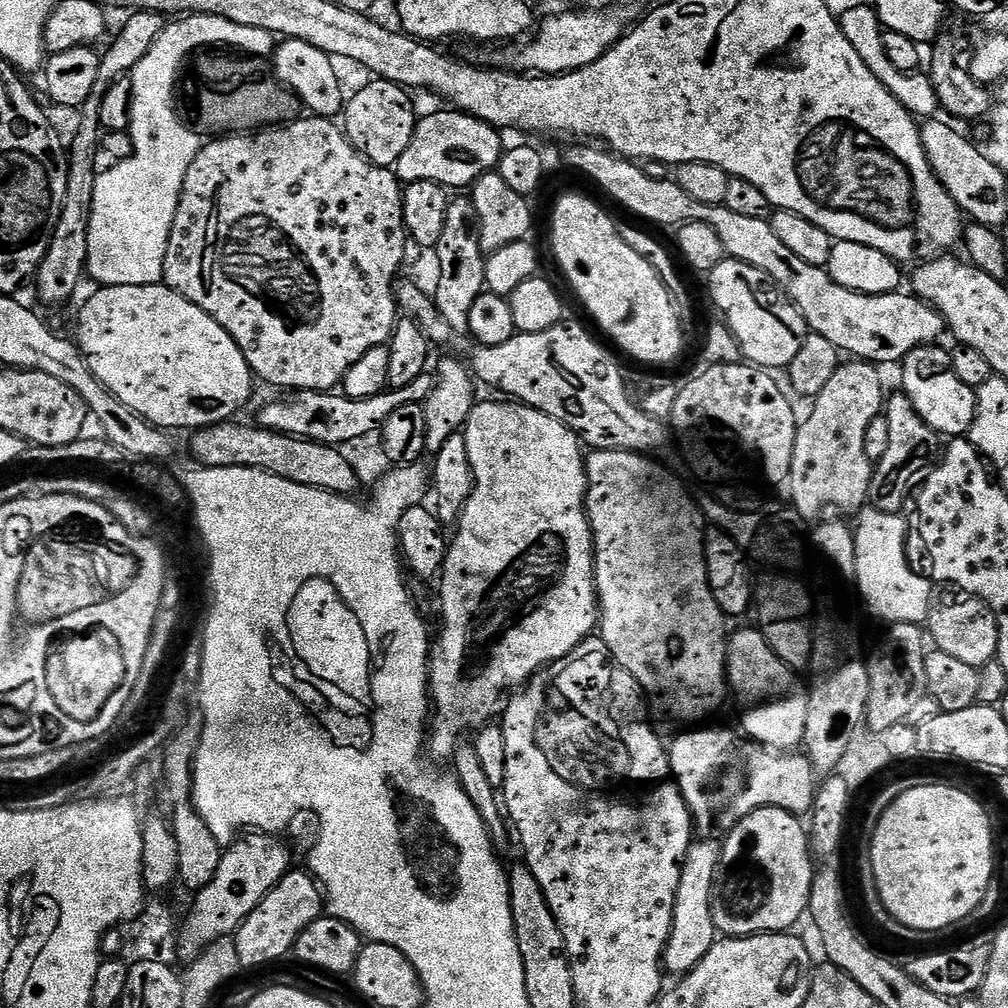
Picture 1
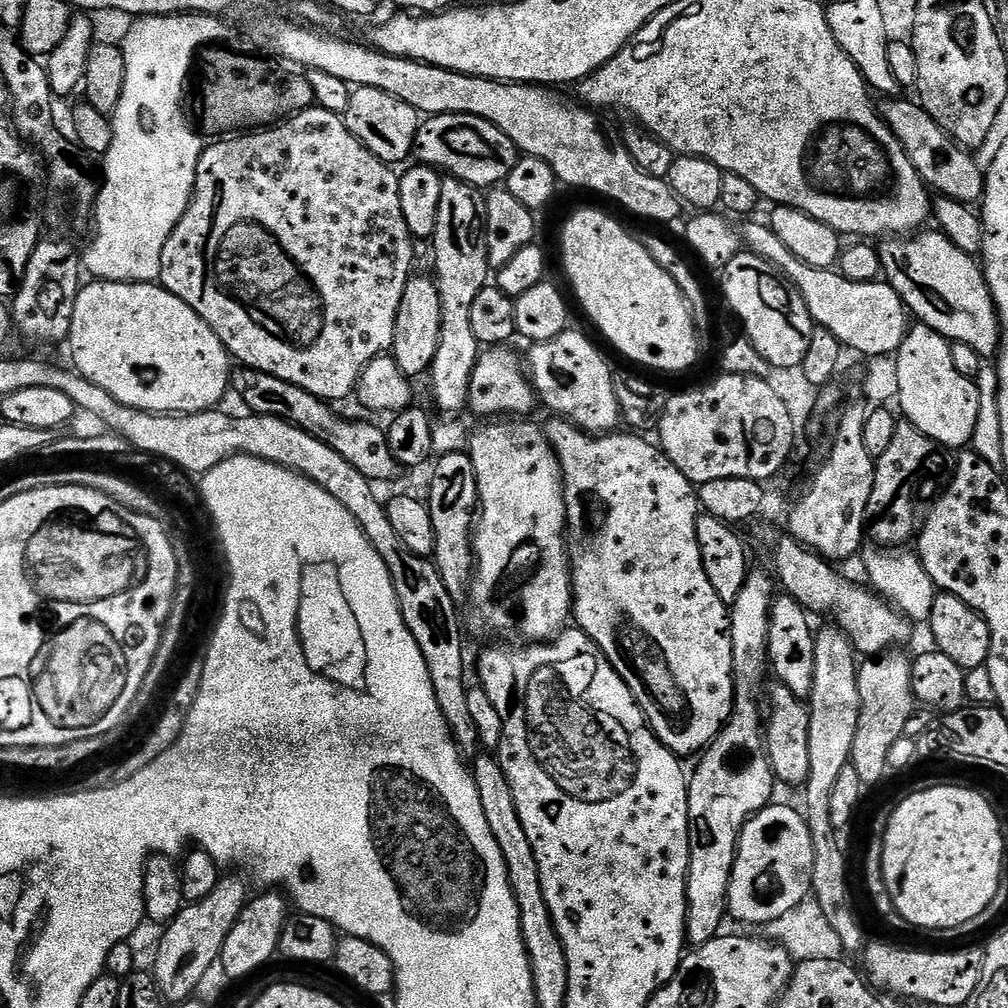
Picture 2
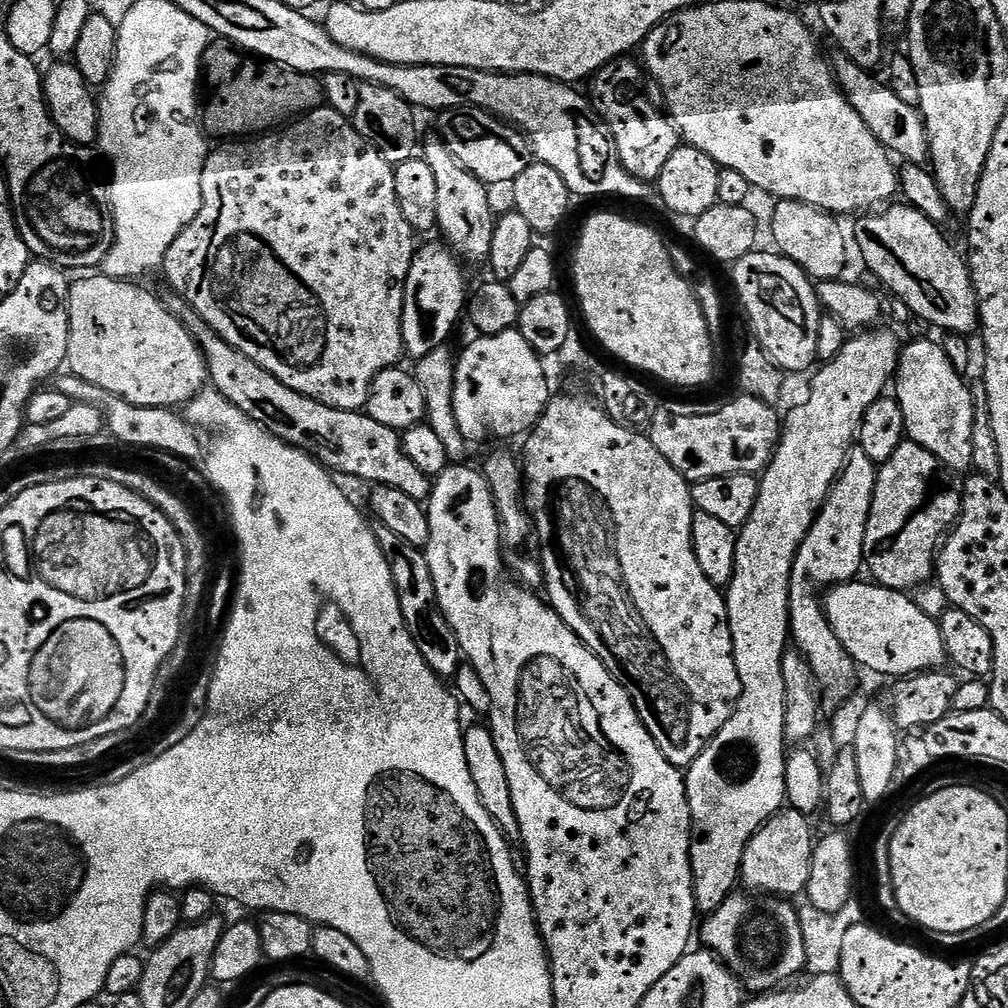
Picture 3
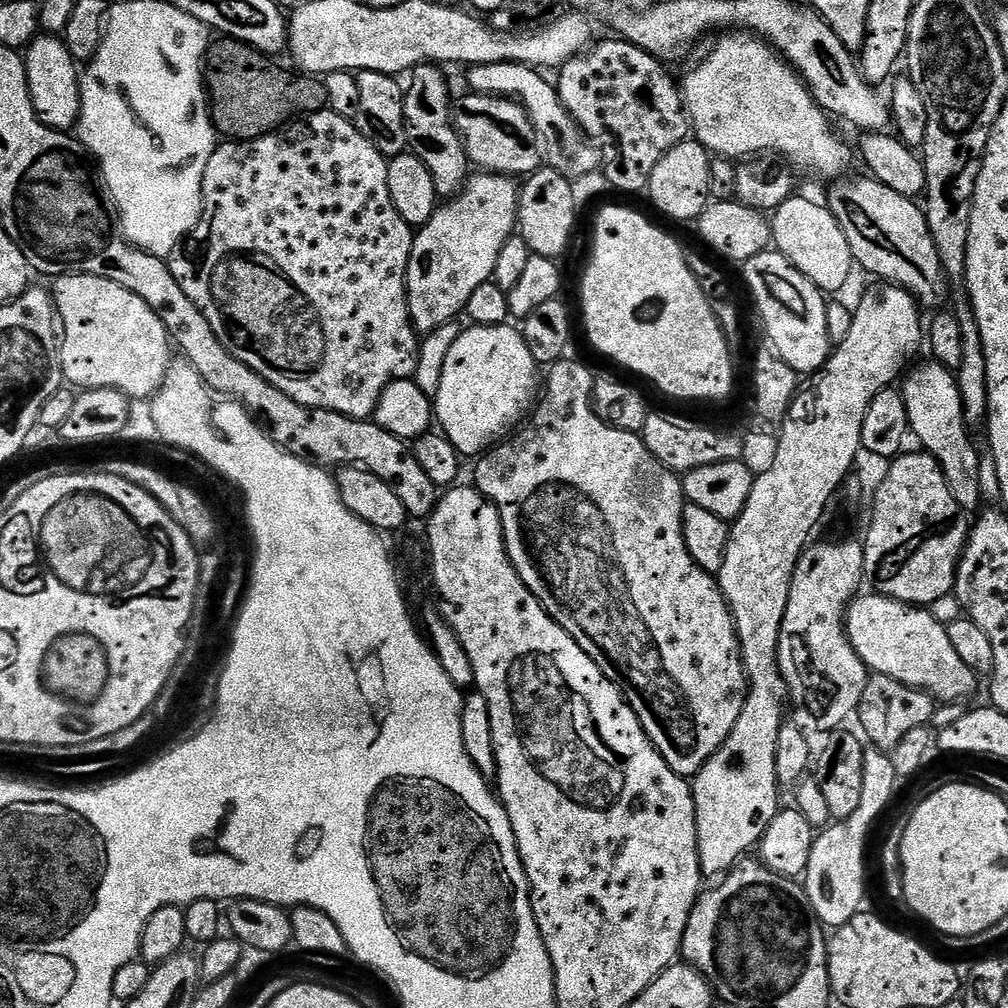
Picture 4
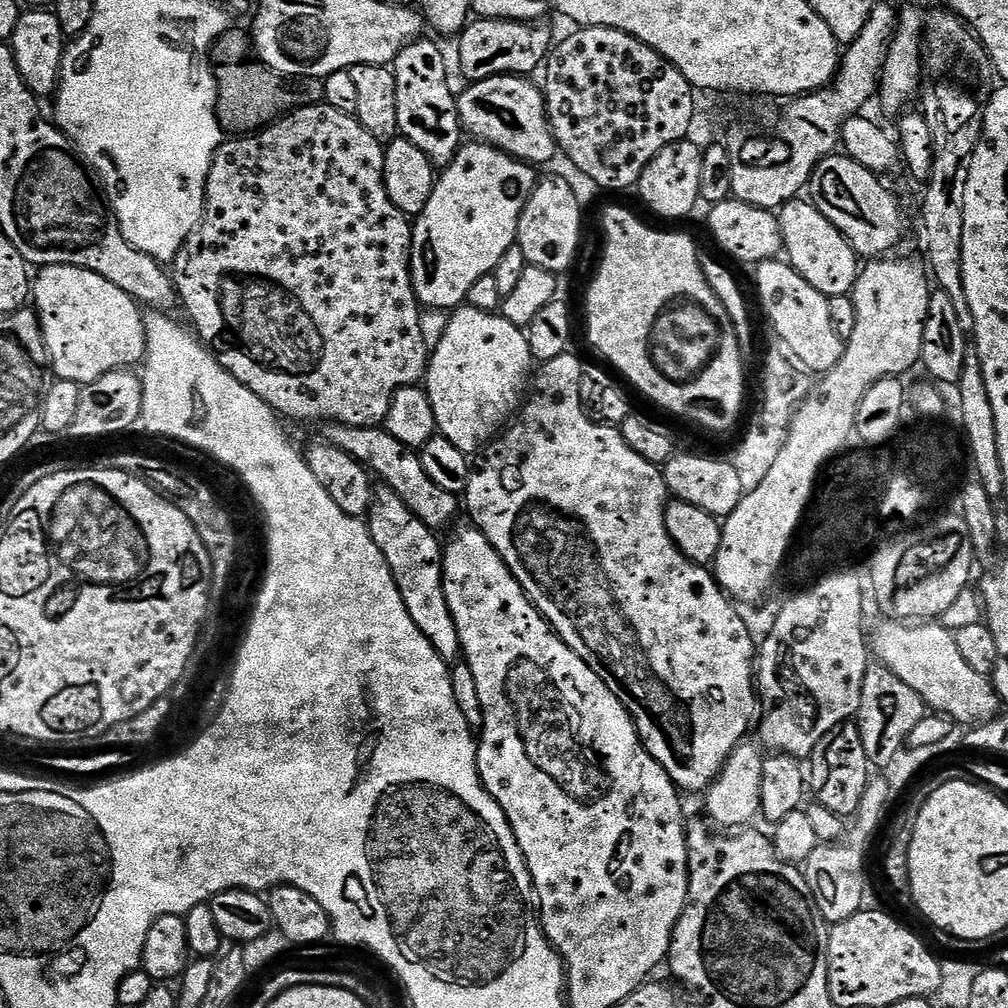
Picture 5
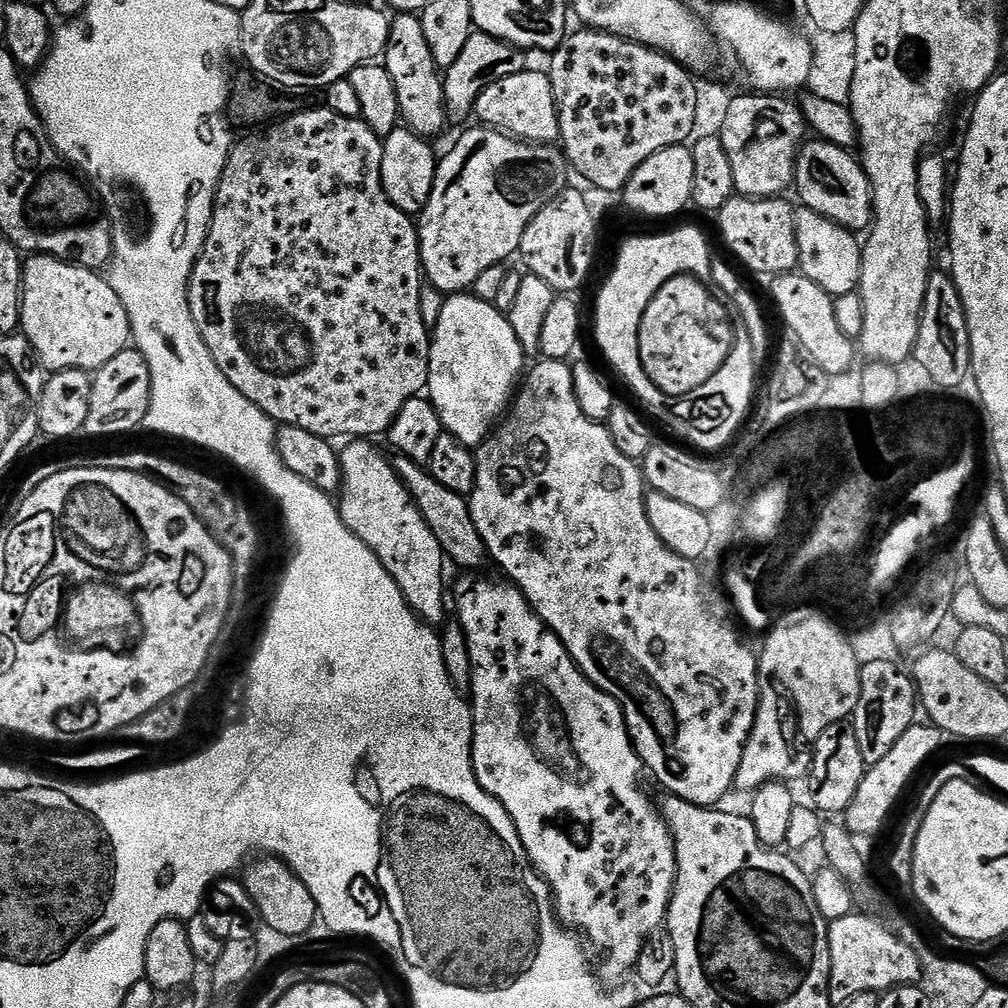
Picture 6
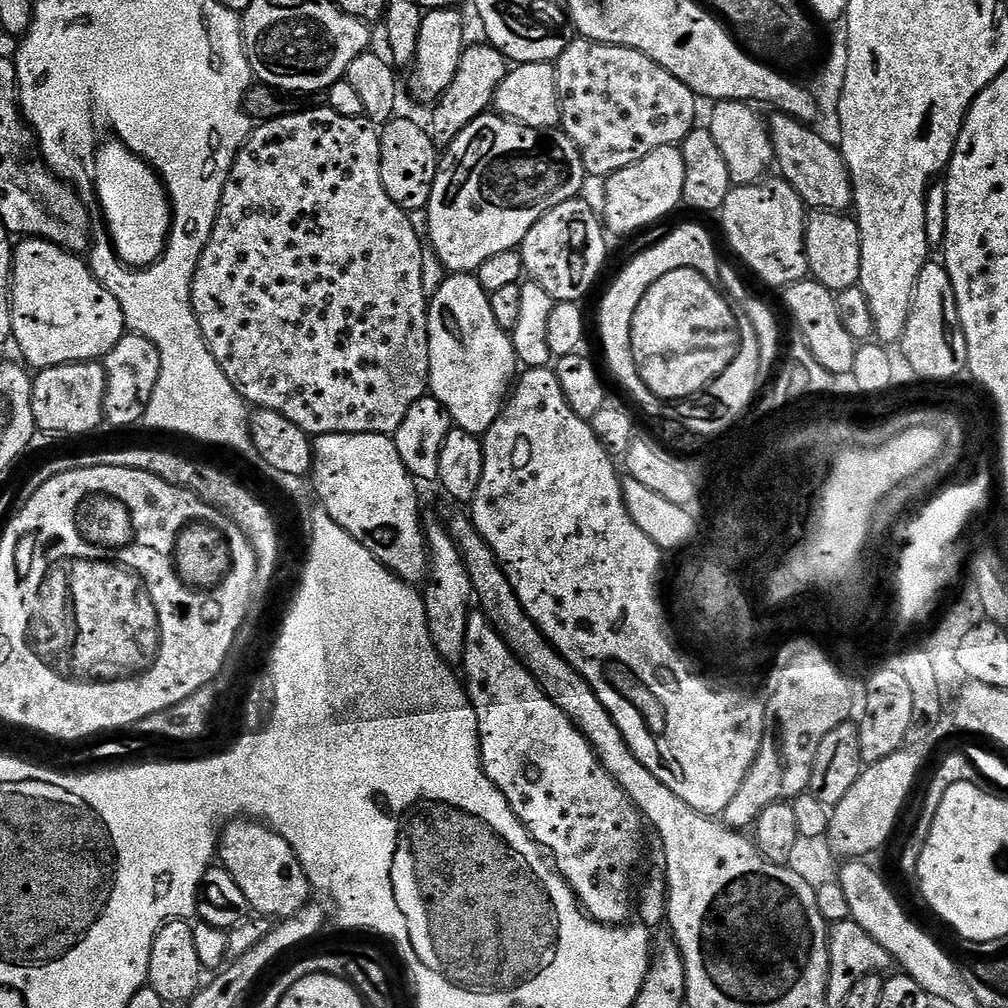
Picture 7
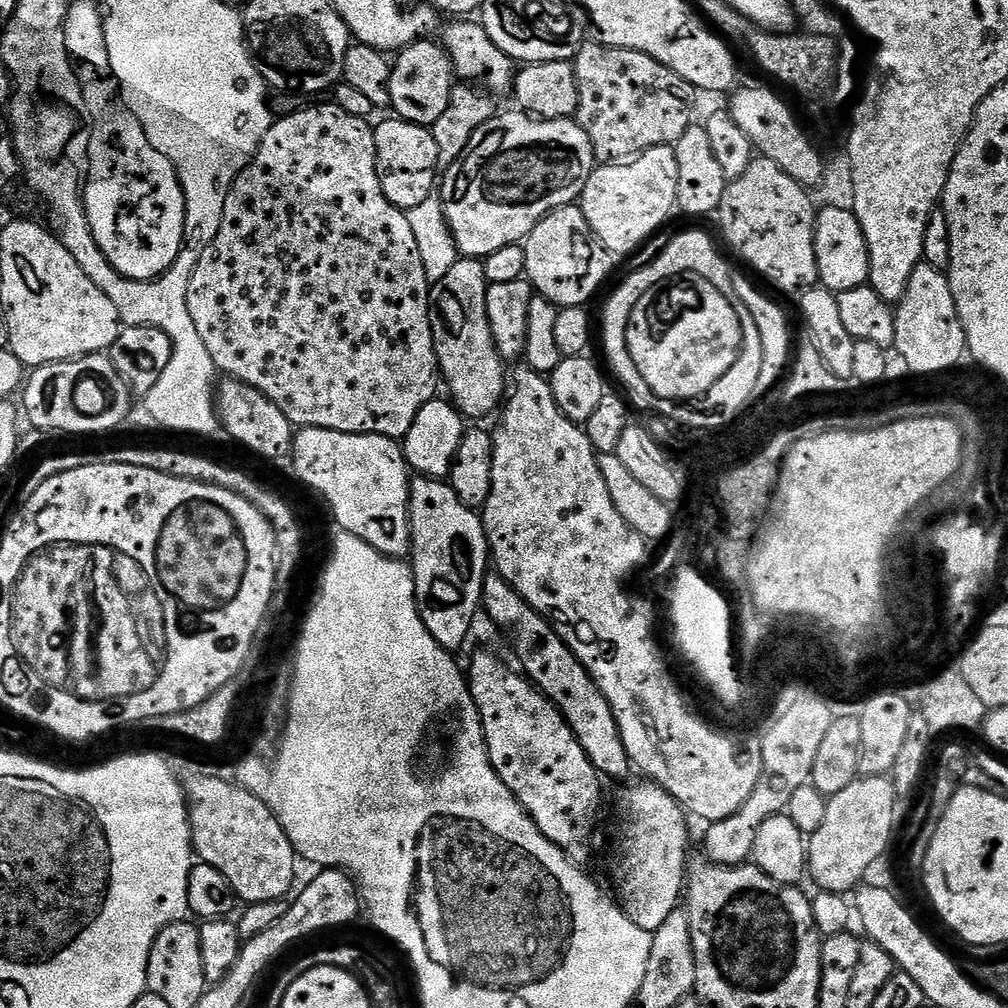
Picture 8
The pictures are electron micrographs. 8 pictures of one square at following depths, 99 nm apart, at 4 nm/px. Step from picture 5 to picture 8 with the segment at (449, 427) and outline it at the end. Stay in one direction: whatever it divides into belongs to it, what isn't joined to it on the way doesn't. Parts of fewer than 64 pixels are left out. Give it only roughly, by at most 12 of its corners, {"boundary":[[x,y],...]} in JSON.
{"boundary":[[483,259],[428,294],[436,362],[465,418],[506,396]]}

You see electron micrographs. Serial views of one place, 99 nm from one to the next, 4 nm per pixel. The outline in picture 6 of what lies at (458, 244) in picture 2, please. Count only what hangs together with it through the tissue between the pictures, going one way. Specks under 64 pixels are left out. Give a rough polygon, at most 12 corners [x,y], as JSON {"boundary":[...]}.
{"boundary":[[400,14],[382,63],[403,123],[425,138],[450,120],[419,15]]}

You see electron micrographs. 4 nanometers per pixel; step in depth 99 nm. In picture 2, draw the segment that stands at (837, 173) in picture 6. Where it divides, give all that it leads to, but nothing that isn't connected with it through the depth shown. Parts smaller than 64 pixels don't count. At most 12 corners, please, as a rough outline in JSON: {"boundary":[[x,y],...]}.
{"boundary":[[939,230],[879,245],[921,325],[982,358],[1000,317],[977,257]]}

